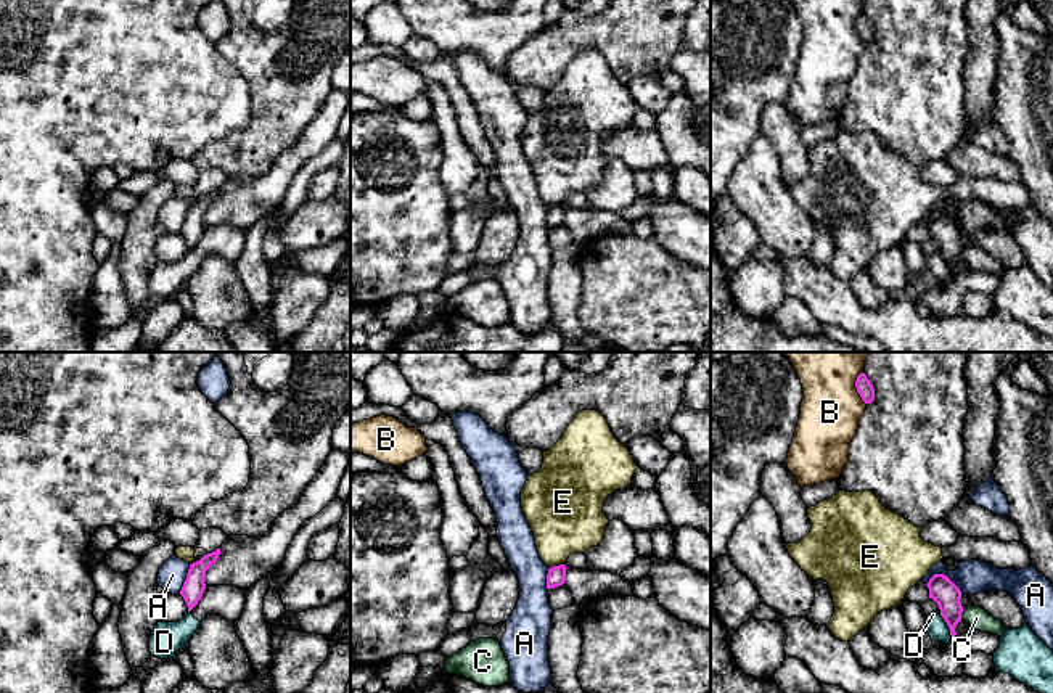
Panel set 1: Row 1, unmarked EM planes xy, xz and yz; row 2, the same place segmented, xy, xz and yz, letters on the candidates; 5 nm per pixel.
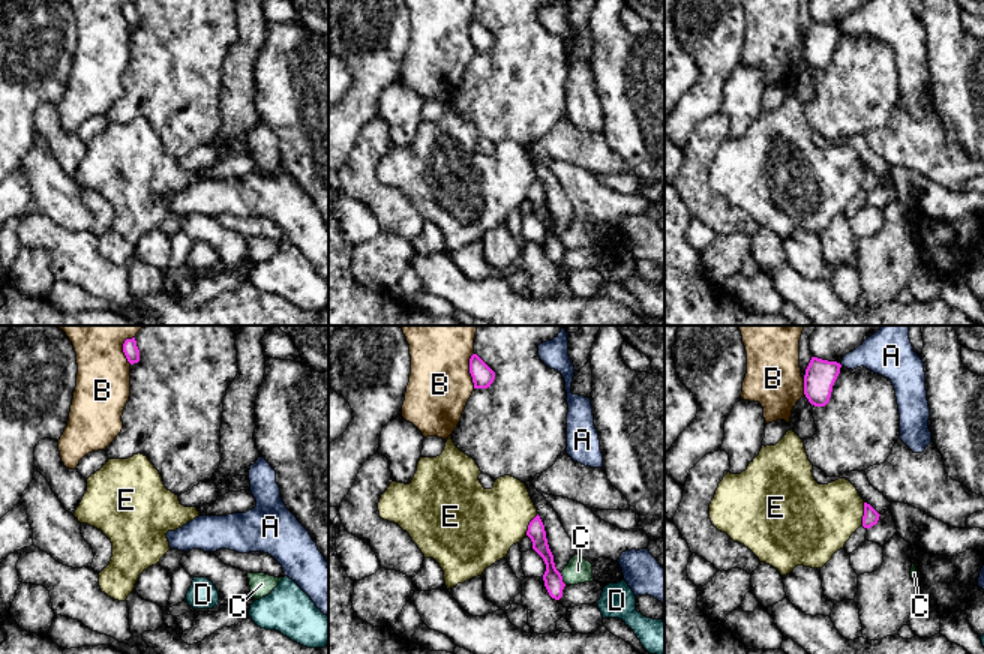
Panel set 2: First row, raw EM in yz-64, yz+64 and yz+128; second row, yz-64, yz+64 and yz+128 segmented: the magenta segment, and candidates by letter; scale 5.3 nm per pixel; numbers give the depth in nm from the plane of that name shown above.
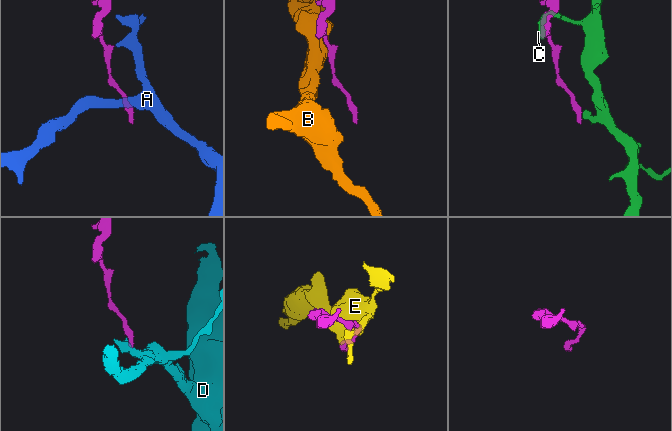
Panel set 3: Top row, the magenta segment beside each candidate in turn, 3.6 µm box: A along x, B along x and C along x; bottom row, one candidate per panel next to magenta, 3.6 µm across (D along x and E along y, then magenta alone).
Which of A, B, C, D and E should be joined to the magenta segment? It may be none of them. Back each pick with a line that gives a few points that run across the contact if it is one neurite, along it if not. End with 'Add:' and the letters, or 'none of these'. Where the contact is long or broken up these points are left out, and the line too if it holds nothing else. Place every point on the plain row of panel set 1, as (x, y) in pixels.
Add: none of these

